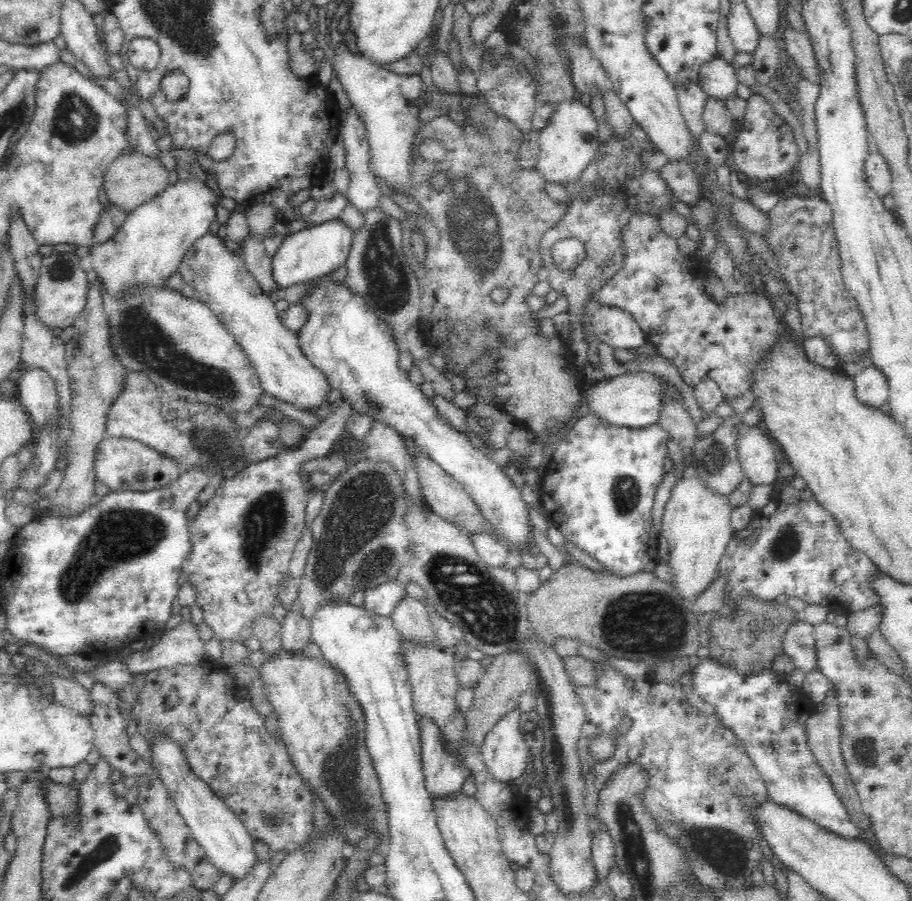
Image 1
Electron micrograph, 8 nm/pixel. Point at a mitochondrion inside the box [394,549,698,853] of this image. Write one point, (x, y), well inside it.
(634, 621)

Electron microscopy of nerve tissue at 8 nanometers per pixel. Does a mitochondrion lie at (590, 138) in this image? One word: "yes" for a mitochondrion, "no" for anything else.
no

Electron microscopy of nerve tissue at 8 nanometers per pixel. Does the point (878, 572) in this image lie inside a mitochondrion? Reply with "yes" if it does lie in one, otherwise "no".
no

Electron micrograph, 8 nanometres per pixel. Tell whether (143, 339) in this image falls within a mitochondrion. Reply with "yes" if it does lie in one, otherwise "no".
yes

